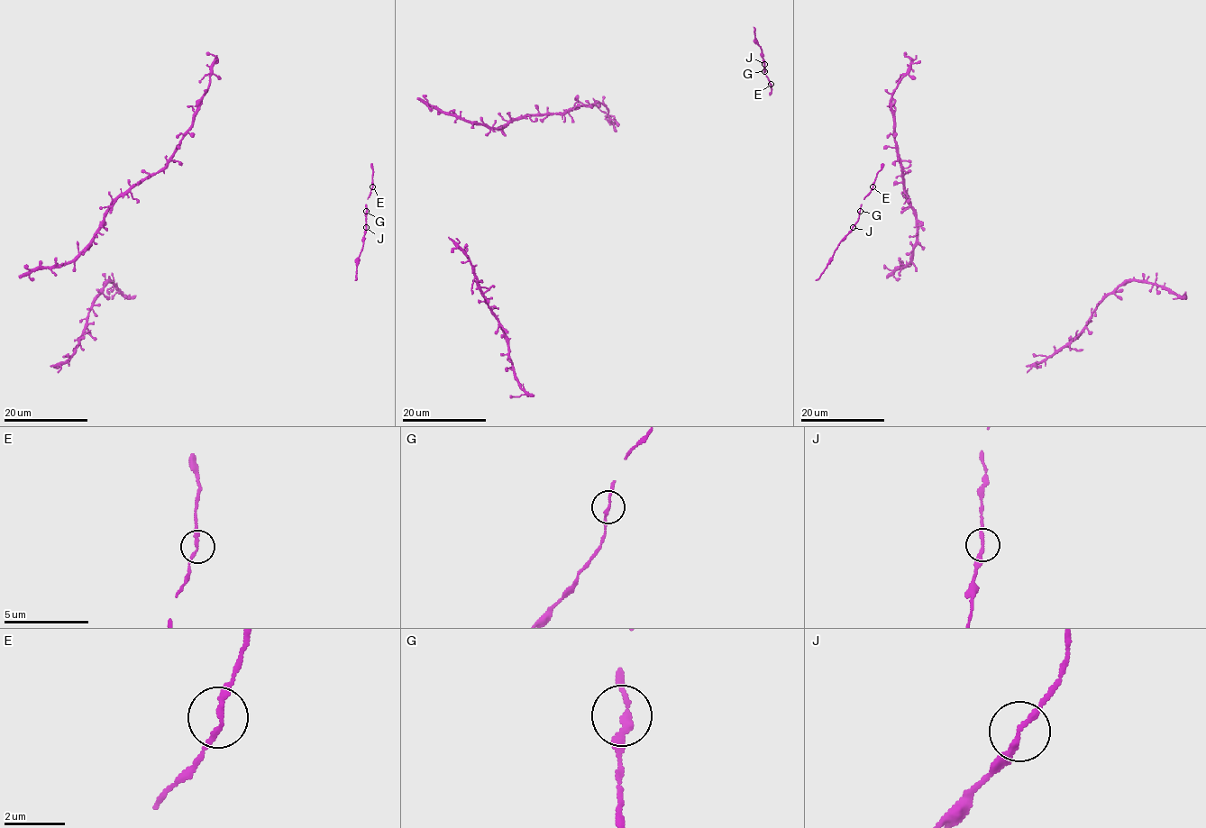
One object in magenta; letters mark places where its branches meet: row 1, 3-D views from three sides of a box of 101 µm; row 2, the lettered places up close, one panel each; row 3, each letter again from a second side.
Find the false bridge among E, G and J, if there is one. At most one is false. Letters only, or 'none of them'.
none of them

